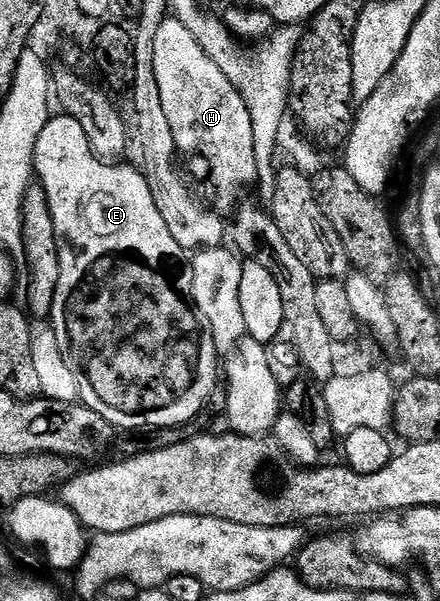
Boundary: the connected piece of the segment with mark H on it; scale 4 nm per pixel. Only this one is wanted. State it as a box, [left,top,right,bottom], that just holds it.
[153,19,261,193]

